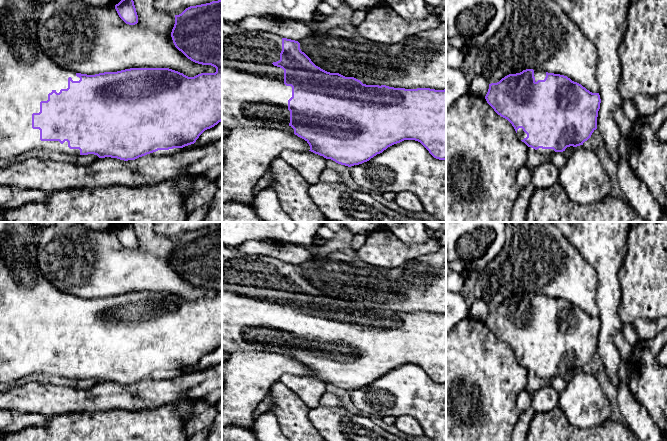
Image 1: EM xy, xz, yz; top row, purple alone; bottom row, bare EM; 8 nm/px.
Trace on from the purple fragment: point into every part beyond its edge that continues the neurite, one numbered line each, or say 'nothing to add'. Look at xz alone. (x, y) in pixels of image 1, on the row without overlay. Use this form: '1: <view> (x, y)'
1: xz (253, 315)

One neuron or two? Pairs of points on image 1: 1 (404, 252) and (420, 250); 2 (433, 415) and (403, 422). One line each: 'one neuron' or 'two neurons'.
1: one neuron
2: two neurons

